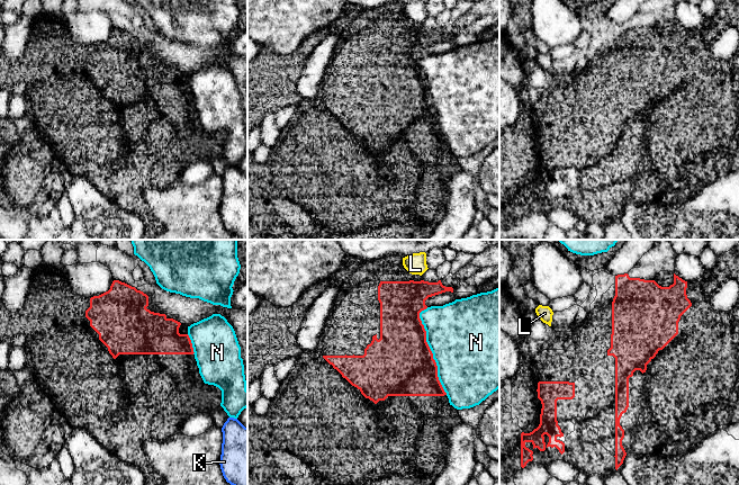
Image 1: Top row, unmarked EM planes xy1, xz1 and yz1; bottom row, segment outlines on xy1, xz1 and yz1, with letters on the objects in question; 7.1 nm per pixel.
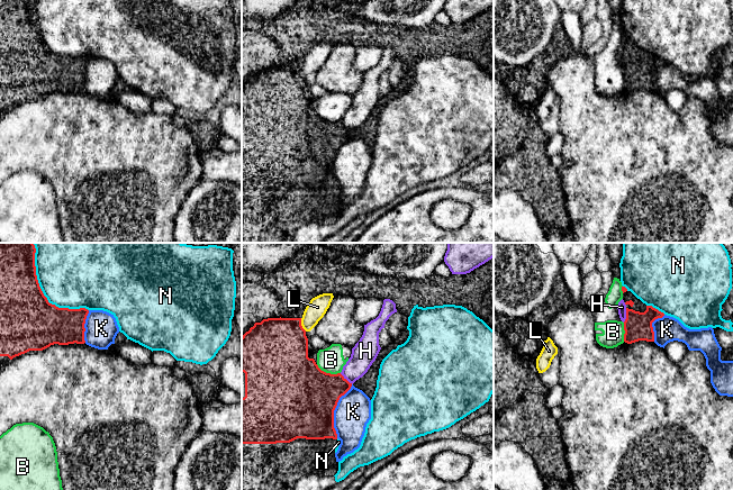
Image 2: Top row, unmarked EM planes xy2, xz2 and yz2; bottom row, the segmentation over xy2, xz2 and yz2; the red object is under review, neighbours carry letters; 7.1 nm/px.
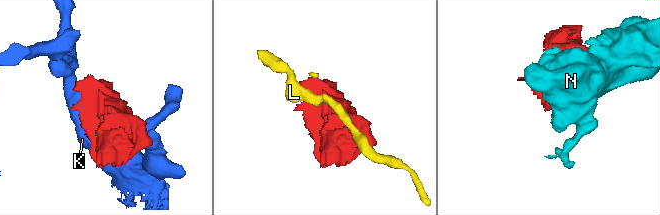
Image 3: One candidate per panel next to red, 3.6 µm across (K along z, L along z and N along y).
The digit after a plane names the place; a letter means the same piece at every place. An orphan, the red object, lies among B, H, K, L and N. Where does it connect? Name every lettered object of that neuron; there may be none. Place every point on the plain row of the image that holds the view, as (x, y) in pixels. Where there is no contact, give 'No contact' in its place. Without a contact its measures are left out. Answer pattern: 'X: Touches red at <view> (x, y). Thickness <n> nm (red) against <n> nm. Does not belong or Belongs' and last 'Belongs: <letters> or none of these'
B: Touches red at xz2 (328, 121). Thickness 480 nm (red) against 190 nm. Does not belong
H: Touches red at yz2 (626, 63). Thickness 200 nm (red) against 60 nm. Does not belong
K: Touches red at xz2 (333, 160). Thickness 500 nm (red) against 260 nm. Does not belong
L: Touches red at xz2 (300, 73). Thickness 460 nm (red) against 140 nm. Does not belong
N: Touches red at xy2 (45, 45). Thickness 400 nm (red) against 400 nm. Does not belong
Belongs: none of these

